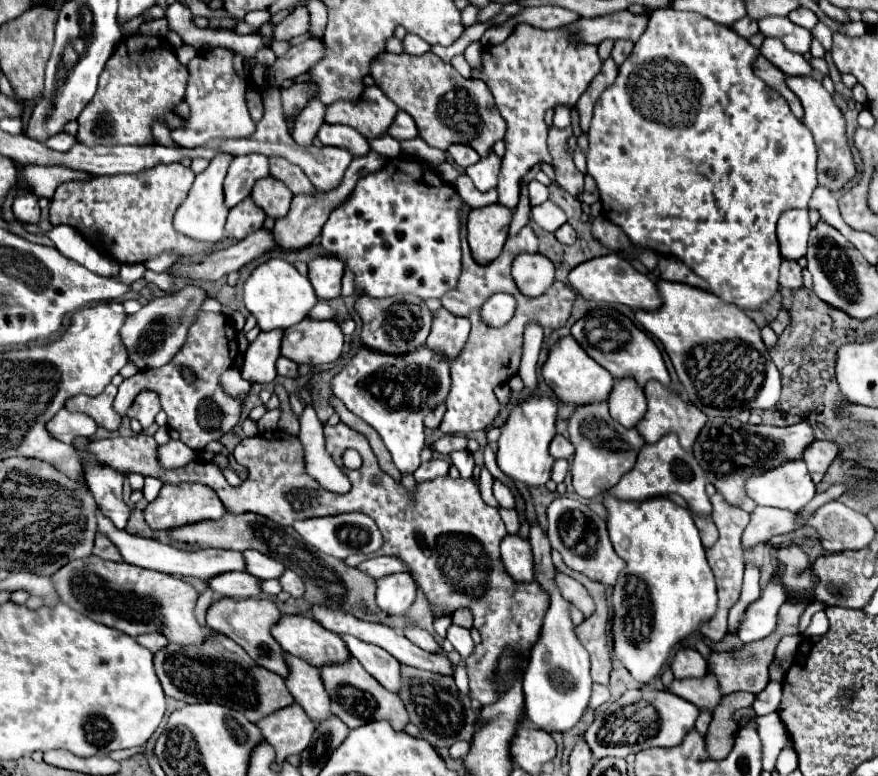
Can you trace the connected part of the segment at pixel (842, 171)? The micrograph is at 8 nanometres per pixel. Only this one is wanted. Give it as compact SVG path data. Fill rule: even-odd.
M789 77L787 85L801 99L803 109L805 109L803 123L815 137L815 145L817 145L817 153L819 153L817 181L819 181L821 187L825 187L829 191L837 191L837 189L841 189L845 183L849 183L857 175L857 167L855 167L855 161L853 161L851 145L847 141L845 117L843 117L841 109L837 107L833 95L815 77Z

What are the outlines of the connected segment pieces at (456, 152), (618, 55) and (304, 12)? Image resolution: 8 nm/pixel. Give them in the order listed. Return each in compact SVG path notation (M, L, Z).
M455 143L455 145L451 145L447 151L449 151L451 159L453 159L457 165L461 165L461 167L469 167L469 165L473 165L475 161L479 161L479 159L481 159L481 157L479 157L479 153L477 153L471 145Z
M615 41L615 47L613 47L613 53L611 53L611 57L613 57L613 61L617 63L617 65L621 65L625 59L627 59L627 55L631 53L631 49L633 49L633 43L631 41Z
M305 5L297 7L293 13L289 13L273 31L273 39L291 39L297 35L303 35L309 31L309 9Z

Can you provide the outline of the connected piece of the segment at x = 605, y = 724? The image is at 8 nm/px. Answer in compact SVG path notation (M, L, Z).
M625 691L621 699L611 703L605 711L595 715L595 721L585 731L585 741L593 751L593 757L627 757L629 753L639 753L649 747L673 747L683 741L683 737L695 727L699 709L677 697L671 691Z

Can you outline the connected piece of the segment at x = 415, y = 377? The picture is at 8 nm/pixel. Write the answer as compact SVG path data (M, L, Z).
M419 345L403 355L365 347L359 349L357 355L331 381L331 389L351 413L367 421L381 435L397 469L401 473L413 473L421 463L419 453L423 447L423 419L437 405L445 403L449 395L449 367L451 363L447 357L427 345Z

